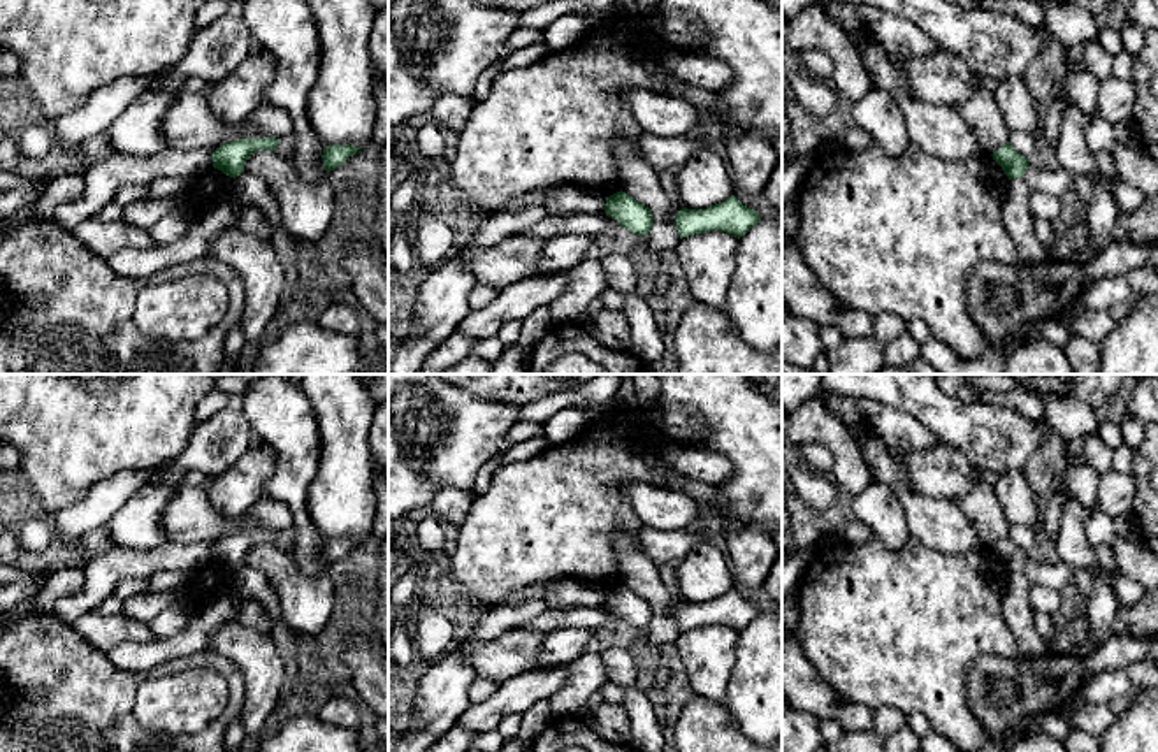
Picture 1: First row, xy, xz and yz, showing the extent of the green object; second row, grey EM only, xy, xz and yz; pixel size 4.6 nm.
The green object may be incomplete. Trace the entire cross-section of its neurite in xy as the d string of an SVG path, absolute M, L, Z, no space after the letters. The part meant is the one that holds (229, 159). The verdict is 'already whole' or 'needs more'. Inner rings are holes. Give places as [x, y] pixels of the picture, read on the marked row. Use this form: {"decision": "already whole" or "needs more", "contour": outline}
{"decision": "already whole", "contour": "M265 137L265 139L239 139L221 144L211 155L213 167L235 179L239 174L244 172L244 163L253 153L262 149L274 151L278 141L279 139L276 137Z"}

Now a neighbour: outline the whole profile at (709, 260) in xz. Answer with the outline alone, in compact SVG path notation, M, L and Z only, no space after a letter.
M713 230L684 237L673 249L696 302L722 309L736 271L740 239Z

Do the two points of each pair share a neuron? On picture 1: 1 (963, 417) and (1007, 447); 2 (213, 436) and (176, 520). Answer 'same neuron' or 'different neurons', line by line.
1: same neuron
2: different neurons

